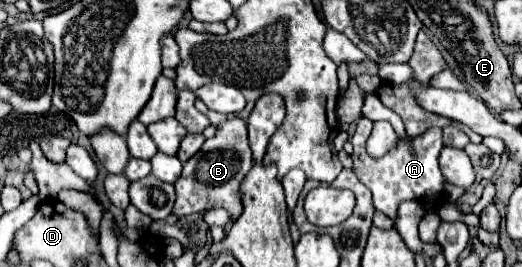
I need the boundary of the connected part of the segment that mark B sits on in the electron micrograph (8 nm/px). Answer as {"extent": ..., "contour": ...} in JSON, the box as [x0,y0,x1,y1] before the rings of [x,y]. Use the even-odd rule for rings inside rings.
{"extent":[172,117,252,221],"contour":[[[230,117],[222,121],[218,125],[216,135],[212,139],[206,139],[202,149],[190,161],[184,163],[184,171],[180,179],[174,183],[176,203],[172,213],[178,217],[186,217],[194,213],[204,213],[206,209],[212,209],[212,207],[222,207],[232,215],[230,221],[236,221],[242,213],[238,187],[240,187],[240,181],[250,171],[250,167],[252,167],[252,151],[248,145],[246,119]]]}

